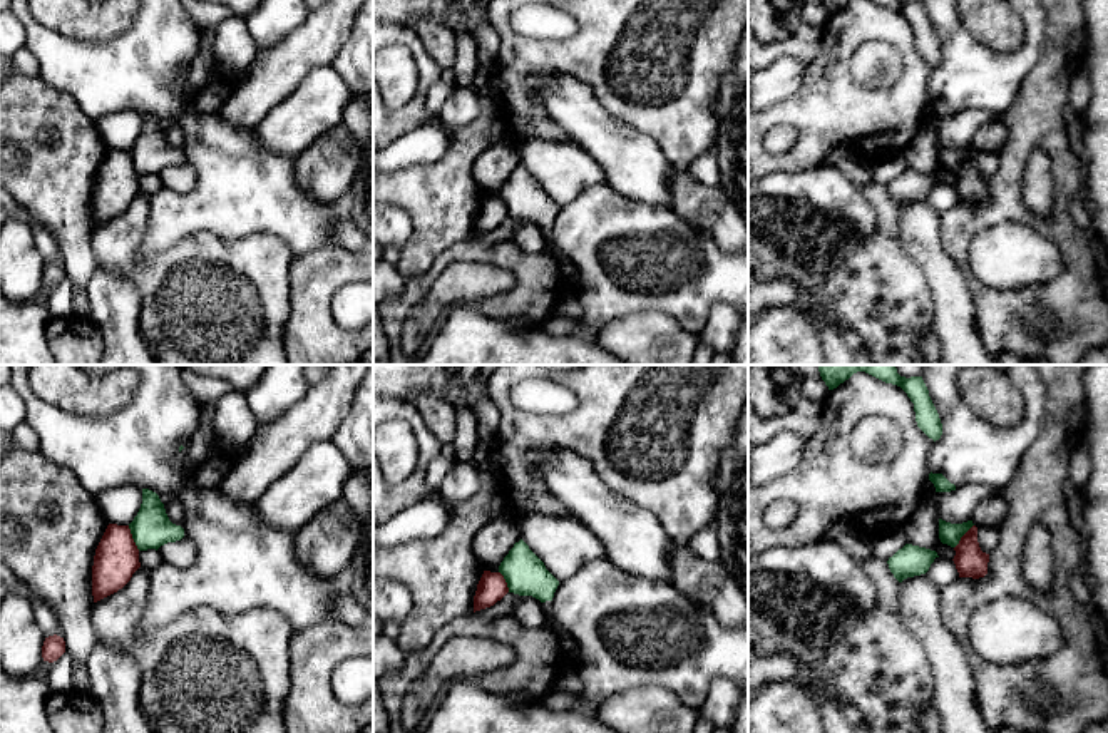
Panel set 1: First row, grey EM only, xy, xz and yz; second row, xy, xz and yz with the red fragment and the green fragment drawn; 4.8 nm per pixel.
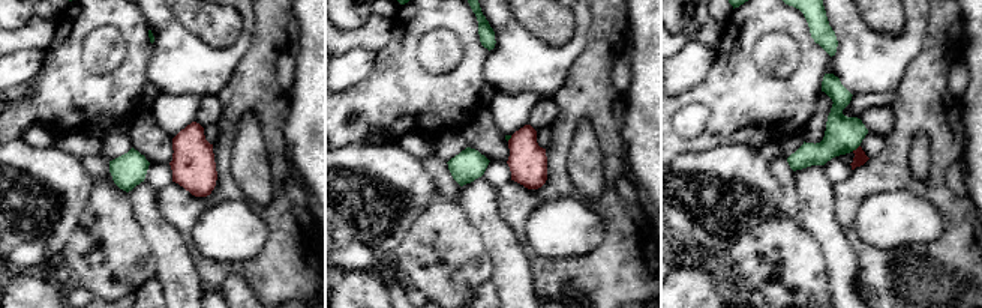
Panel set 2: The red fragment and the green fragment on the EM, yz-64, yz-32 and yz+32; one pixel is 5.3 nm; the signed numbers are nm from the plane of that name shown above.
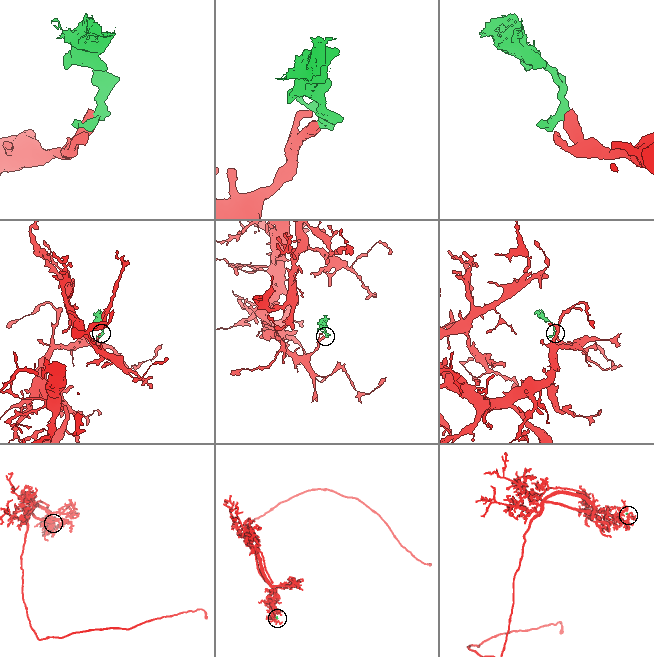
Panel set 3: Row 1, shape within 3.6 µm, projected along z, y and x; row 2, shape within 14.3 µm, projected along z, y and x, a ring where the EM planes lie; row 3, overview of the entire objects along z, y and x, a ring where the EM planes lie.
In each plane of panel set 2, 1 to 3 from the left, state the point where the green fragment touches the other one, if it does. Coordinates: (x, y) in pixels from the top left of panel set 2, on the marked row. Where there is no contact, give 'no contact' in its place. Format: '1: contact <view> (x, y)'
1: no contact
2: contact yz-32 (510, 138)
3: contact yz+32 (856, 149)

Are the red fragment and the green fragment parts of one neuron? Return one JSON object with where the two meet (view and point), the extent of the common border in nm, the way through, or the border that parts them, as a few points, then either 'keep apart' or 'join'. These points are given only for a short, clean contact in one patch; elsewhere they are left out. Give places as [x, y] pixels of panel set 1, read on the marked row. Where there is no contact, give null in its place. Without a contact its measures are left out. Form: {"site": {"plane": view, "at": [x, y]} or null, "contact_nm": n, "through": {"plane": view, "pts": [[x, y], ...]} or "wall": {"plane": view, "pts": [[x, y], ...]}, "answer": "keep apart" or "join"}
{"site": {"plane": "xy", "at": [131, 538]}, "contact_nm": 130, "wall": {"plane": "xy", "pts": [[128, 526], [139, 549]]}, "answer": "keep apart"}

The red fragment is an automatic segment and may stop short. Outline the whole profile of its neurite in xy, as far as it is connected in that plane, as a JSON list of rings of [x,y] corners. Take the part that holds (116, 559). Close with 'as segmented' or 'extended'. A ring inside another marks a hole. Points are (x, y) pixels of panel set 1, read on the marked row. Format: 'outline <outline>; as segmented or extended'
outline [[[109,524],[94,556],[94,602],[122,589],[139,567],[139,549],[129,525]]]; as segmented

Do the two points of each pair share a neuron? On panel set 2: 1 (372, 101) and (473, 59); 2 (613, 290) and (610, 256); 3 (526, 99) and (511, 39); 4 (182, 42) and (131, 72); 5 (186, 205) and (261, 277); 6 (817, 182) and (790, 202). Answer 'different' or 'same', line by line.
1: same
2: same
3: different
4: different
5: same
6: different

